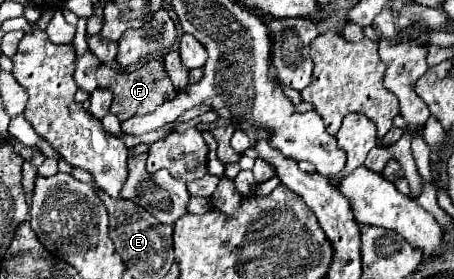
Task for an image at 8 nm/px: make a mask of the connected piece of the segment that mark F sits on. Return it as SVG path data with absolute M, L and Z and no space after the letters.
M148 59L146 63L134 67L134 71L114 71L110 67L100 67L96 71L96 79L100 87L108 87L114 91L114 103L110 107L110 113L114 113L120 121L134 117L134 115L146 115L156 111L158 105L162 105L164 101L176 99L178 91L174 89L166 69L164 69L164 59Z

